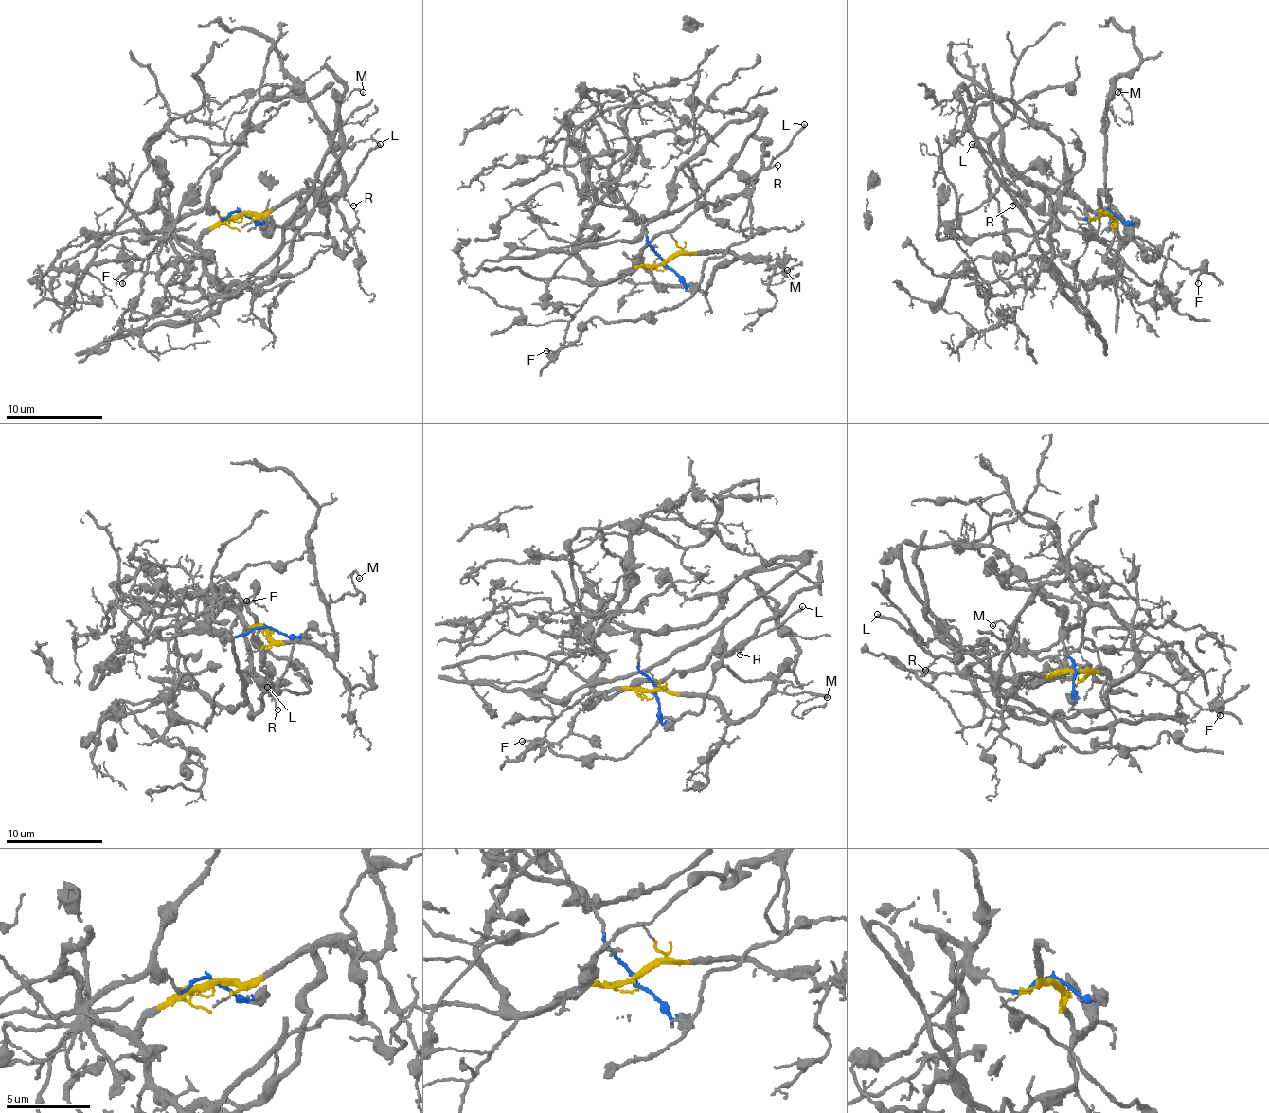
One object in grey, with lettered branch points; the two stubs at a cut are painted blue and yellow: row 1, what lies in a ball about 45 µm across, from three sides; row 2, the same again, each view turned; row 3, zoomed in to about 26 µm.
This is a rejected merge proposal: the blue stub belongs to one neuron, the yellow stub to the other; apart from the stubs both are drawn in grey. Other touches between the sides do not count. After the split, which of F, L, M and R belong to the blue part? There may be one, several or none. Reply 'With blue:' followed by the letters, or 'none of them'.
With blue: L, R

